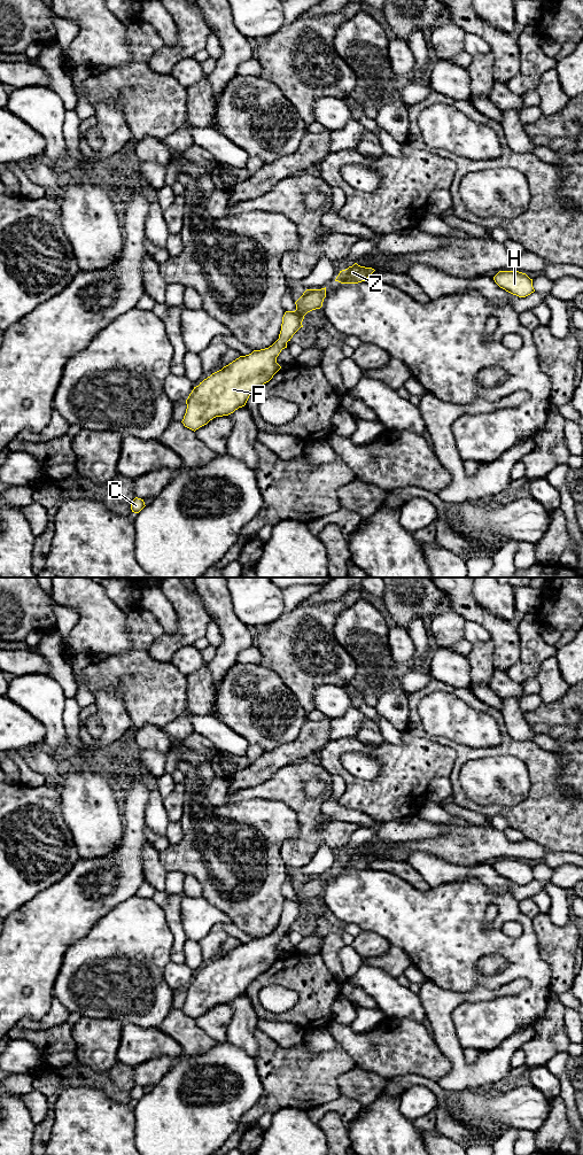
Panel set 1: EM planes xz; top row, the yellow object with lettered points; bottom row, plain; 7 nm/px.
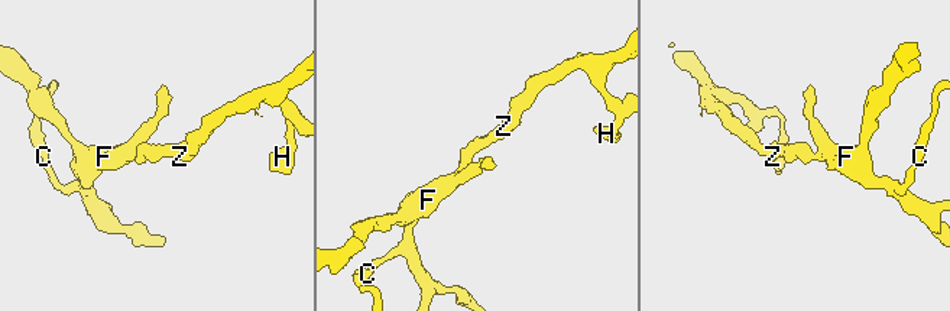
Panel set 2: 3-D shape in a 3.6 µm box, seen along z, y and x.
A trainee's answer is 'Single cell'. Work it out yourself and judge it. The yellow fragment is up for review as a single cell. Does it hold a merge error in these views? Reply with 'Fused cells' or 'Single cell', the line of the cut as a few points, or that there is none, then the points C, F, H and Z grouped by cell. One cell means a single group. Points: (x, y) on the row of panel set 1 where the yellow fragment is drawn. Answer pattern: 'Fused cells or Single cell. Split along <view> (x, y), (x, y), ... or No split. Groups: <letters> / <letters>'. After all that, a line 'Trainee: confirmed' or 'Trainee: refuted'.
Single cell. No split. Groups: C F H Z
Trainee: confirmed

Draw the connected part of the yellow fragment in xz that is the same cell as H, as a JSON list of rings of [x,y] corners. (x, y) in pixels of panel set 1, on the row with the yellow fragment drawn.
[[[499,271],[493,280],[500,288],[519,297],[526,297],[535,292],[533,279],[519,271]]]

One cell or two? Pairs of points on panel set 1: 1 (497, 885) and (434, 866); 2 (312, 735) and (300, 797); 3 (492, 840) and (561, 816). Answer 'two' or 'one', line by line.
1: one
2: two
3: two

